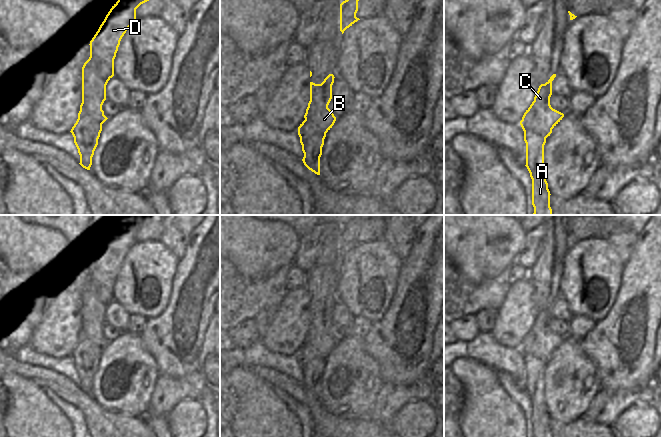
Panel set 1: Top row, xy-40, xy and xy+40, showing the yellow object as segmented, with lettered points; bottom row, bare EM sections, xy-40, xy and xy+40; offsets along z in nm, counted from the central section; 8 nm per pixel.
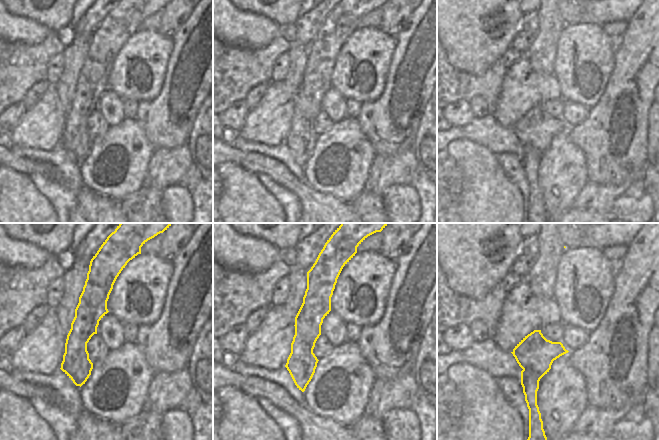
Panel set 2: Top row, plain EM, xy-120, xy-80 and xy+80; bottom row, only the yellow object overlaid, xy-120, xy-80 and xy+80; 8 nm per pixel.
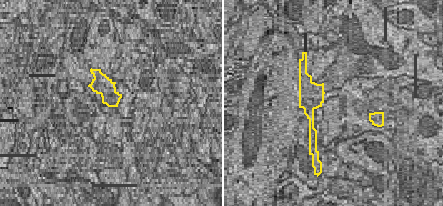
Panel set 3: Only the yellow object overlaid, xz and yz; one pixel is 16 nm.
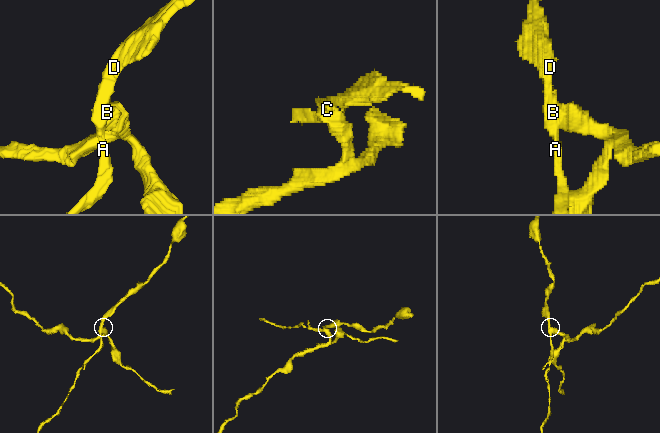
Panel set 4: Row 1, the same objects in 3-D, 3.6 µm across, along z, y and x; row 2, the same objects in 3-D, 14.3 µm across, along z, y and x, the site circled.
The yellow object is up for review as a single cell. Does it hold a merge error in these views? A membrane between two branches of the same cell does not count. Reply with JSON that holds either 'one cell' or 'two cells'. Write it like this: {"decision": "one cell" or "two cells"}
{"decision": "two cells"}

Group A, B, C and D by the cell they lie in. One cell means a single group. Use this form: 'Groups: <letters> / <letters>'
Groups: A C D / B

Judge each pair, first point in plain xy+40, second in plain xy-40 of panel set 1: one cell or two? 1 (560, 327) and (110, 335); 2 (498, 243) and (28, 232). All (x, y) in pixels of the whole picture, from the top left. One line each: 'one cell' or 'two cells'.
1: one cell
2: one cell

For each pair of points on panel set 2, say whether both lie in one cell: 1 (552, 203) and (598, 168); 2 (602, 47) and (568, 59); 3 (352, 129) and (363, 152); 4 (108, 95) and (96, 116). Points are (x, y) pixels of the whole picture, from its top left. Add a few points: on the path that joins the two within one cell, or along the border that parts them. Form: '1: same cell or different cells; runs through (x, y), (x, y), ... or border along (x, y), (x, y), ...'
1: different cells; border along (582, 154), (586, 163), (587, 181)
2: same cell; runs through (590, 47), (582, 47), (574, 40), (571, 47)
3: same cell; runs through (352, 135), (352, 141), (357, 146)
4: different cells; border along (97, 109), (109, 125)

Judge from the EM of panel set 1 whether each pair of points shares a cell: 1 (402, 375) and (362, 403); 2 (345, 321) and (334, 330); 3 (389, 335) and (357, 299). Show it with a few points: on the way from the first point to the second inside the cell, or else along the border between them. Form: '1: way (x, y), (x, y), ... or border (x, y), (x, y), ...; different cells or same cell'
1: border (373, 359), (377, 363), (379, 376), (382, 381); different cells
2: border (332, 321), (347, 328); different cells
3: border (390, 301), (386, 311), (376, 321), (372, 322); different cells

